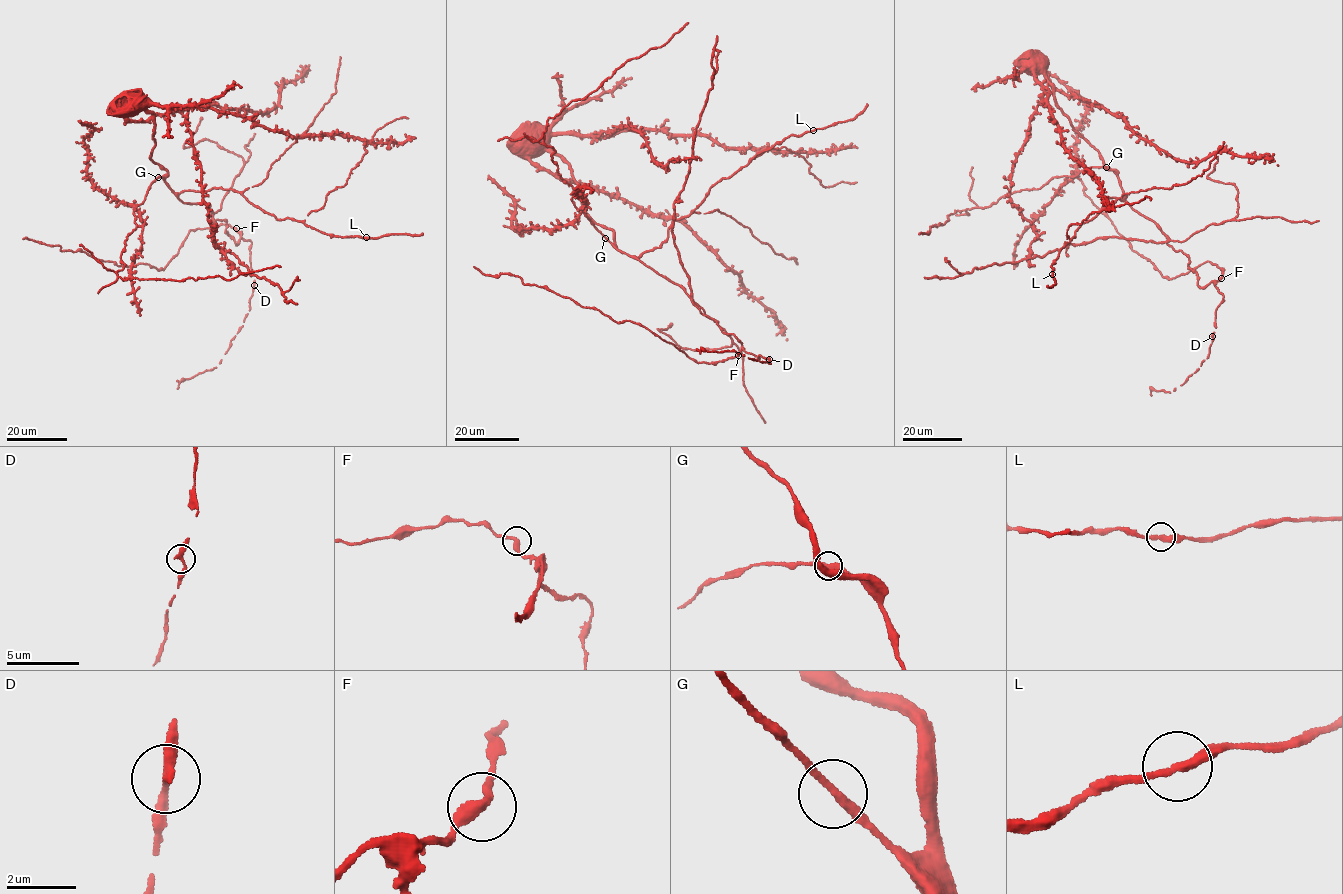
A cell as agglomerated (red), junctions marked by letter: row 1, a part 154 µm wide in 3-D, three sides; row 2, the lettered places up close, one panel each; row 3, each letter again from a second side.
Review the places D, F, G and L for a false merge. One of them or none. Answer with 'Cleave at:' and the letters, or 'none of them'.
Cleave at: none of them

